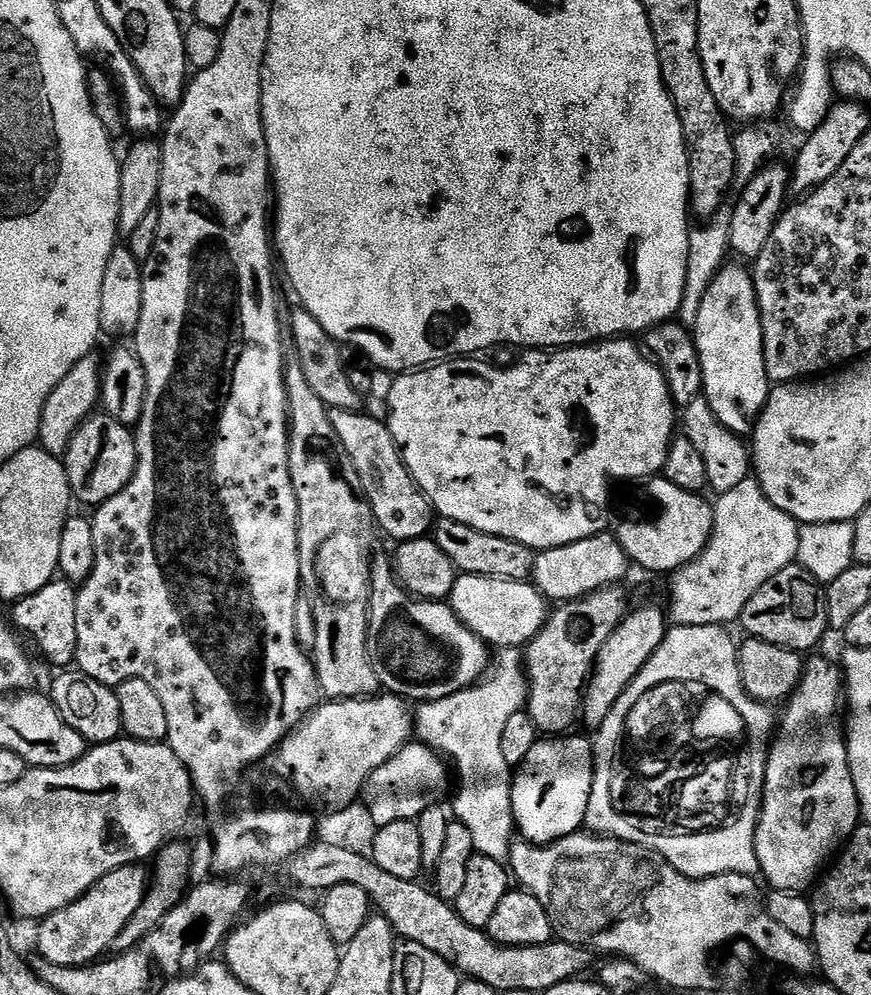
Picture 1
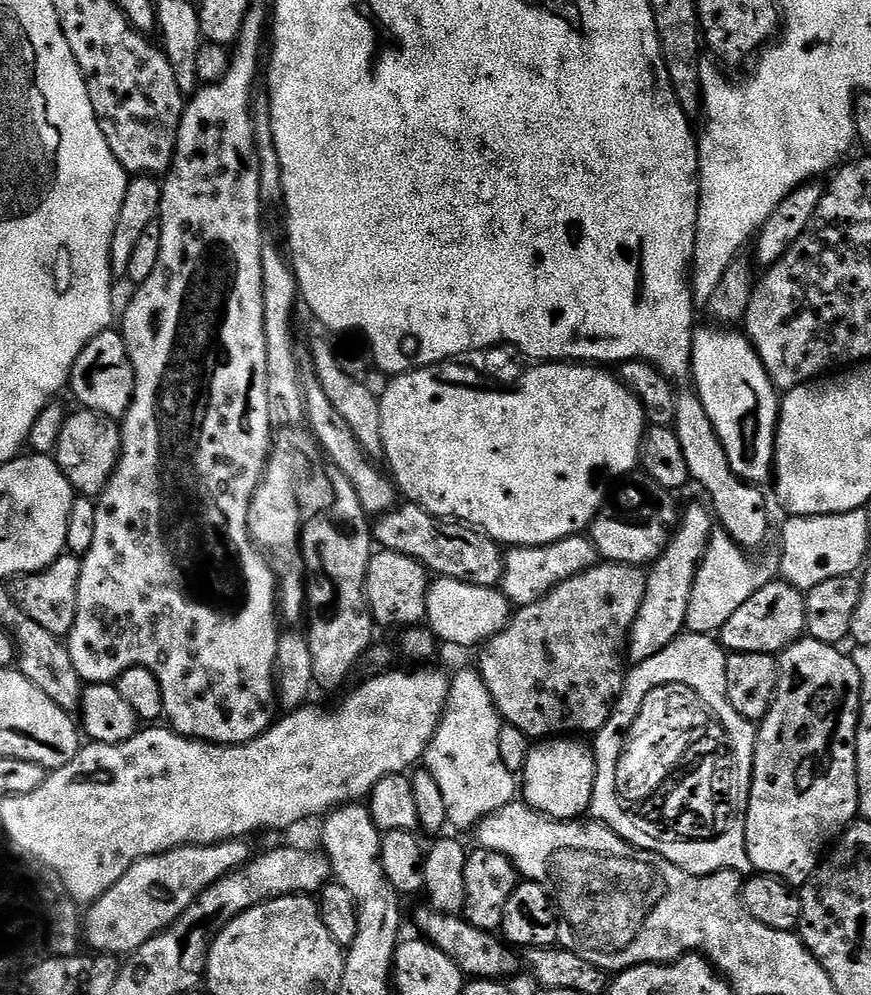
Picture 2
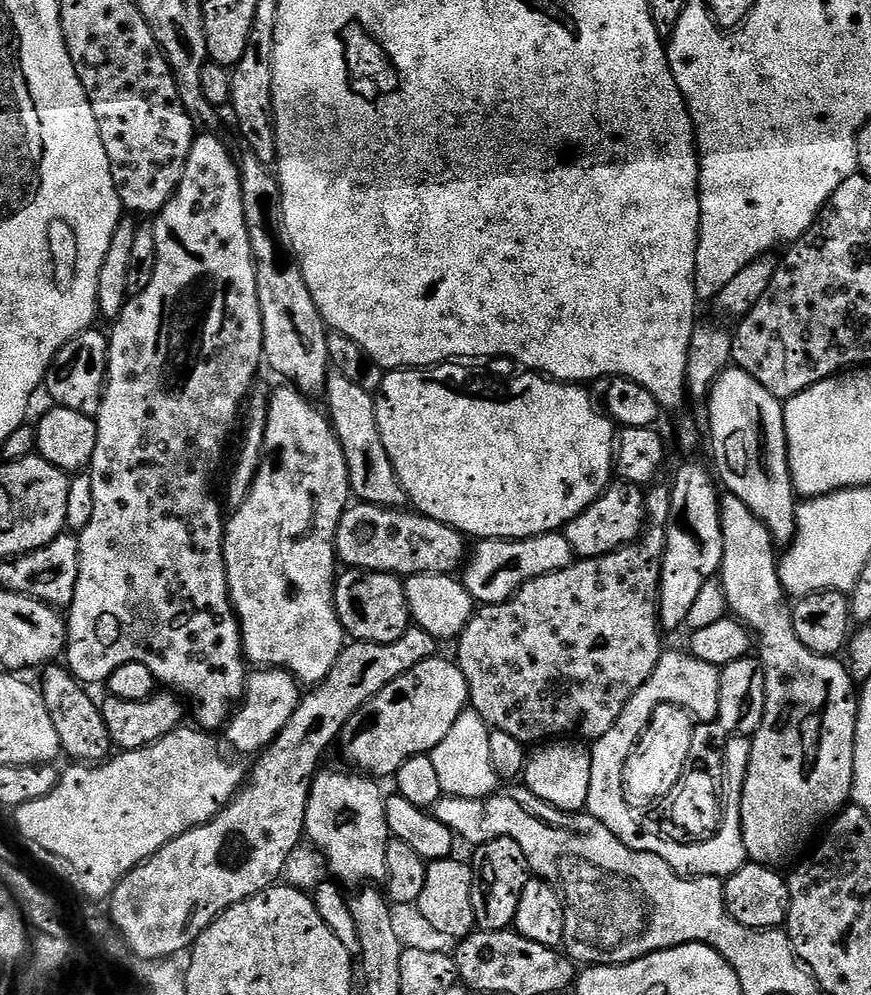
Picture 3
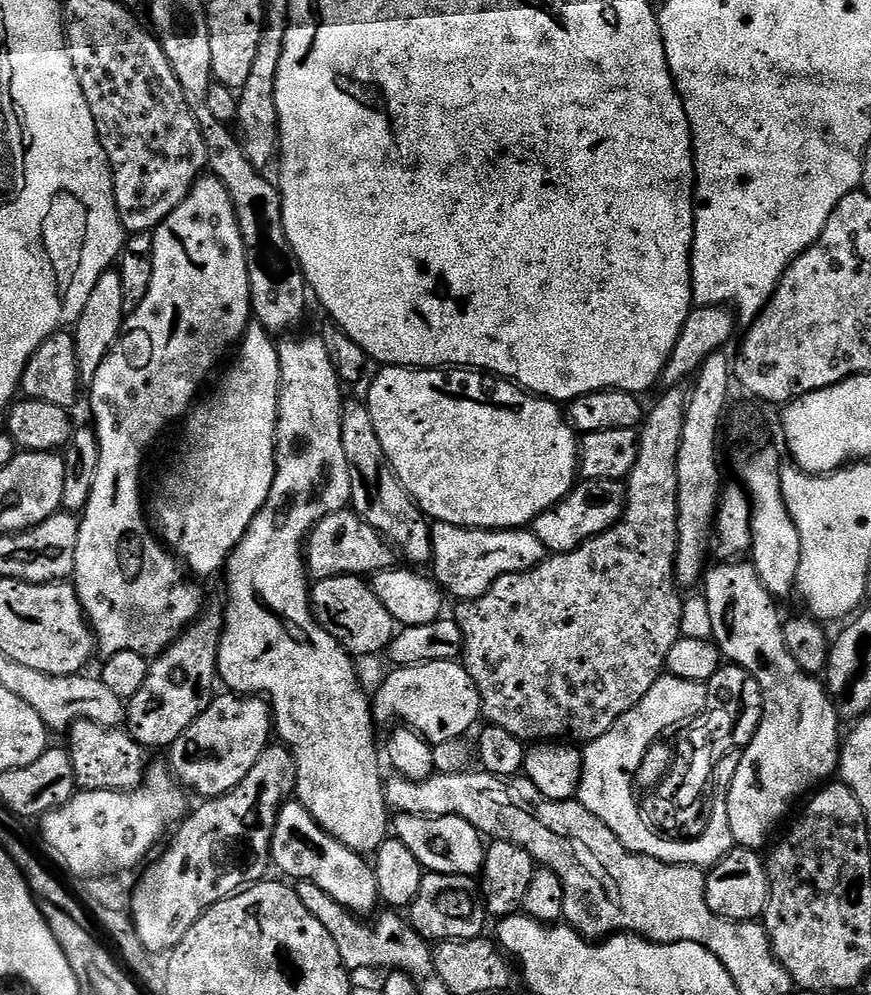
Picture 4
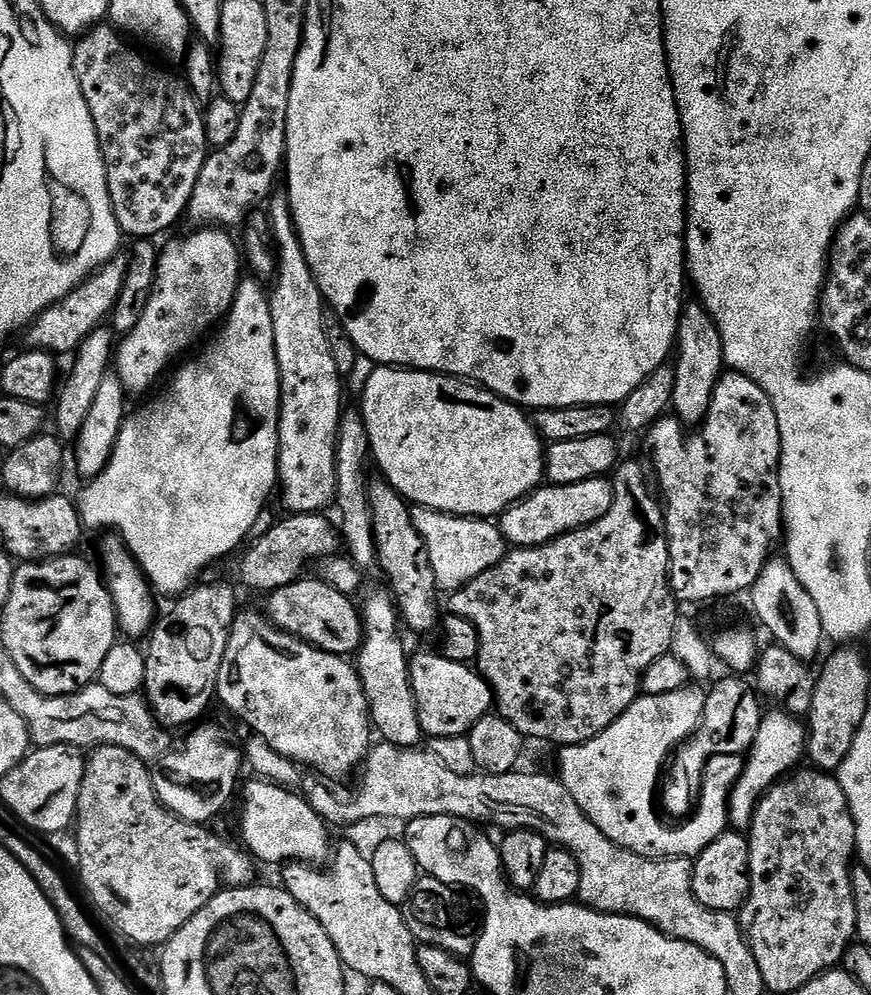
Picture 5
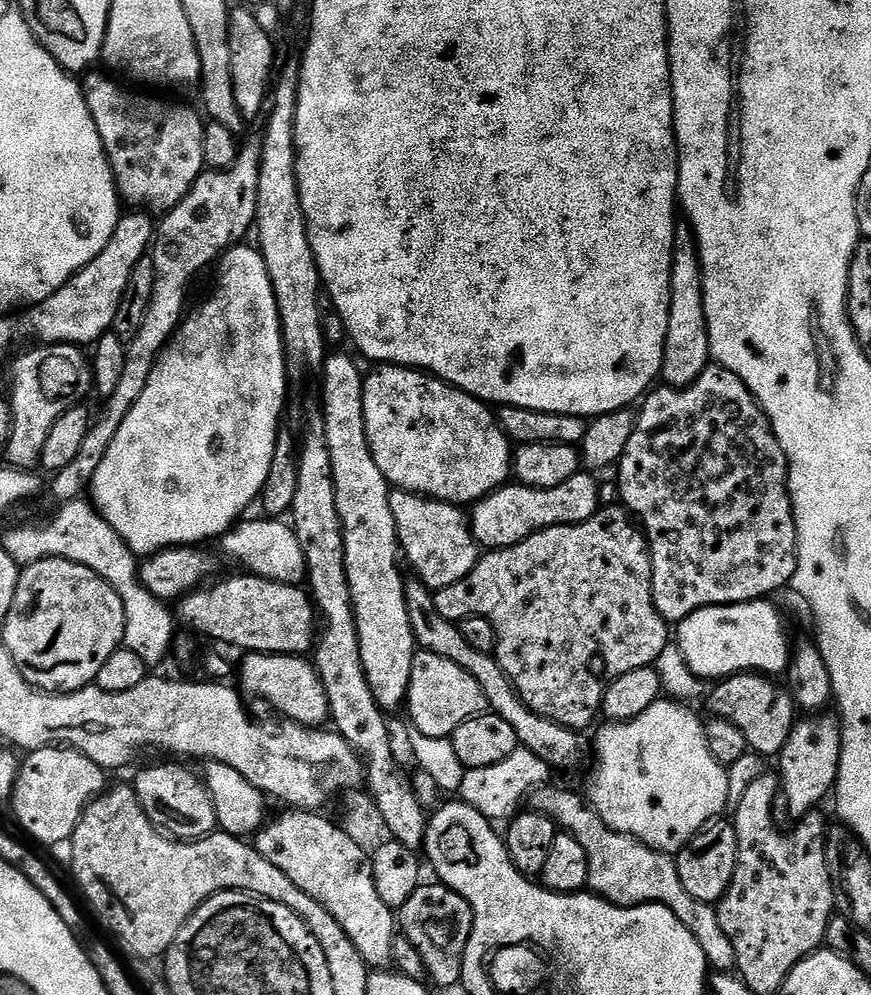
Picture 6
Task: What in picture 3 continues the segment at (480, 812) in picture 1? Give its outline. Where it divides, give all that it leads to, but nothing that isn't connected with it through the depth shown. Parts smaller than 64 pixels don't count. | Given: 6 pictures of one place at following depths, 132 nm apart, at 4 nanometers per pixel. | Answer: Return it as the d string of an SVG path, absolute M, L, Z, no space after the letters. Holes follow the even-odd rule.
M466 710L458 714L458 722L450 726L446 738L434 746L430 755L434 770L438 770L438 782L442 782L444 796L483 800L497 791L498 777L490 762L490 729L477 712Z

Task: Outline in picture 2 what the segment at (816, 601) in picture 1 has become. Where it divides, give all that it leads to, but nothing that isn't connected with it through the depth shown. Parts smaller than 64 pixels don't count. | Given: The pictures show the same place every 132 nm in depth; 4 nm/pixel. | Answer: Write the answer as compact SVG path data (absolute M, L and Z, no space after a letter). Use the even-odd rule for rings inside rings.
M773 578L756 591L754 598L742 602L742 606L730 614L730 622L718 633L720 643L729 653L779 654L805 635L805 593L792 584L795 583L784 578Z

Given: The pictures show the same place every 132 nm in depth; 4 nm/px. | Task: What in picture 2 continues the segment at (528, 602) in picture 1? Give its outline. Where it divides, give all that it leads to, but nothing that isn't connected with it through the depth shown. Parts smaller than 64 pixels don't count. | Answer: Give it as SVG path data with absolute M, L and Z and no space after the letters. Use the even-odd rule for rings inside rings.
M441 576L428 586L426 598L427 627L437 641L457 644L460 648L483 645L491 636L497 636L505 628L514 611L504 593L496 588L483 588L454 578Z

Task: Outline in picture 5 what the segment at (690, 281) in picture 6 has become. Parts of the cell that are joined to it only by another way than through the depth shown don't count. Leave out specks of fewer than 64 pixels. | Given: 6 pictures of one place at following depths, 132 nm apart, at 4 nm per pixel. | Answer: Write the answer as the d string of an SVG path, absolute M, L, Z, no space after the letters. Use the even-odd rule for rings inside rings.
M699 302L685 303L680 311L680 329L676 331L674 349L674 394L671 411L681 424L696 426L710 410L714 386L720 381L726 365L722 354L722 338L712 315ZM677 412L677 413L676 413Z

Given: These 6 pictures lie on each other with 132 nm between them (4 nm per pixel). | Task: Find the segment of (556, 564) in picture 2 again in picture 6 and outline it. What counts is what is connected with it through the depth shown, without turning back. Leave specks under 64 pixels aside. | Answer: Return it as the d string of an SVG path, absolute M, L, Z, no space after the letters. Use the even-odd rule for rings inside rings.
M403 490L390 491L390 511L394 514L394 526L399 551L408 559L415 579L421 580L429 590L439 590L462 582L482 552L474 537L469 519L455 504L445 504L443 500L433 500L431 496L421 496L419 492Z

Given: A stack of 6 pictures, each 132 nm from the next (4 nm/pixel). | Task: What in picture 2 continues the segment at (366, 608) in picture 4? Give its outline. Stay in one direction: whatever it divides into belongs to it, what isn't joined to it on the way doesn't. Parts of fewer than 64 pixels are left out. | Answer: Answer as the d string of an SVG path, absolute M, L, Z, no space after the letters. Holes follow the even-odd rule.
M394 550L373 551L370 566L366 570L366 598L368 609L372 611L373 621L377 625L392 628L395 624L420 626L425 623L428 611L426 598L430 573L424 565L406 554Z

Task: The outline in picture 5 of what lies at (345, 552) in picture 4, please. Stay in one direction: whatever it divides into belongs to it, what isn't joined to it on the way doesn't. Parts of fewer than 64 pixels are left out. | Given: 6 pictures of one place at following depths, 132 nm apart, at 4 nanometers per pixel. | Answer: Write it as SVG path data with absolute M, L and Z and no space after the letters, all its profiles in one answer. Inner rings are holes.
M302 512L288 514L285 517L285 520L284 517L277 519L276 524L266 535L255 537L243 549L245 552L240 560L240 580L248 588L257 588L261 594L273 592L275 588L281 588L301 579L303 572L300 571L308 563L309 567L313 562L326 556L337 555L342 544L337 525L333 521L331 524L326 518L327 515Z

